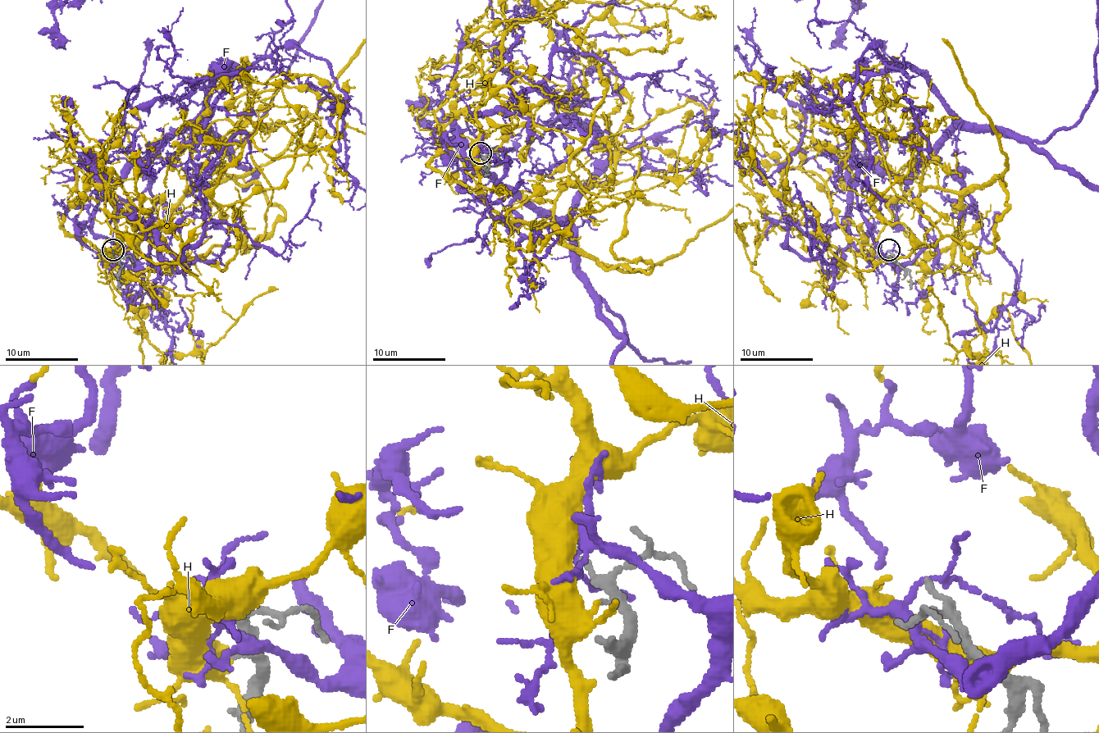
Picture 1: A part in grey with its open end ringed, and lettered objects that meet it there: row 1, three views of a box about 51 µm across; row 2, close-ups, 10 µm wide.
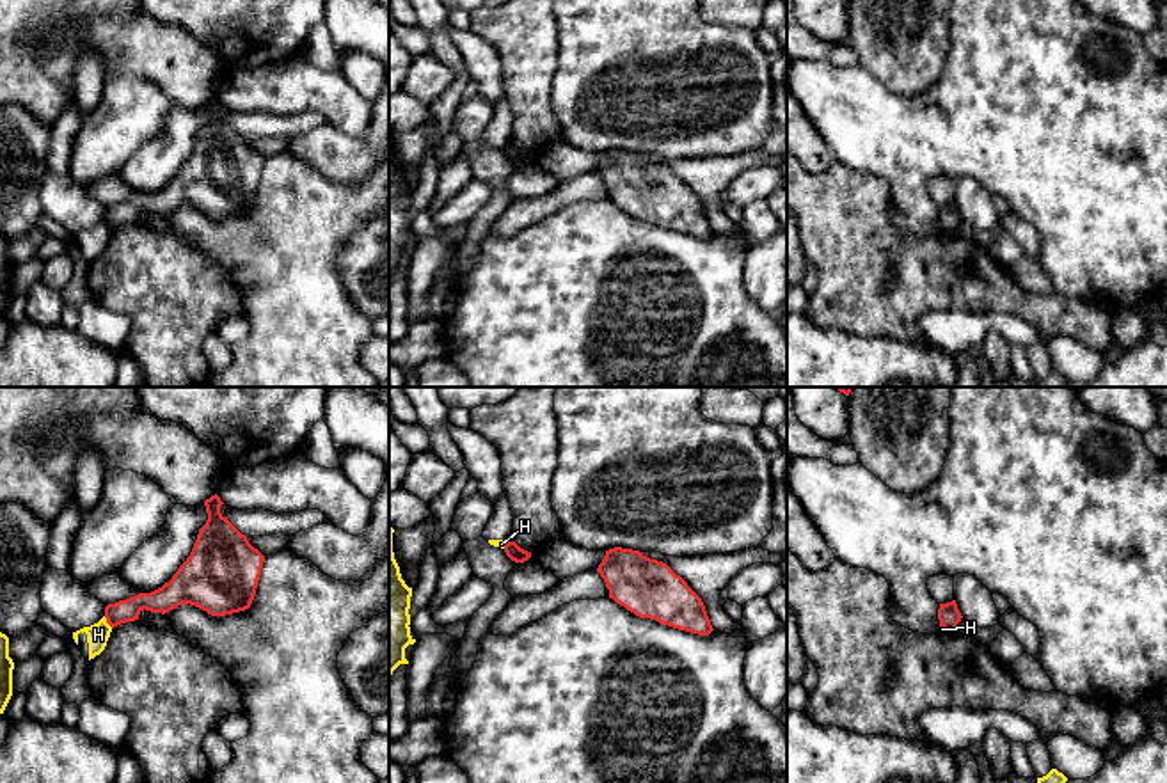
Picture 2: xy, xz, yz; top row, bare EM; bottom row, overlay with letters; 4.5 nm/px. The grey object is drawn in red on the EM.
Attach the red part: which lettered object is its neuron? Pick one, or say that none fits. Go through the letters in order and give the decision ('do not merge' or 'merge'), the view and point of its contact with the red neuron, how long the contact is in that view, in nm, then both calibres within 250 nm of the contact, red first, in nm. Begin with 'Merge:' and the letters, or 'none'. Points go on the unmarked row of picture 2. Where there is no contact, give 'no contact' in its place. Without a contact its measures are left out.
Merge: none
F: do not merge | no contact
H: do not merge | xy (107, 224) | 70 nm | 100/100 nm

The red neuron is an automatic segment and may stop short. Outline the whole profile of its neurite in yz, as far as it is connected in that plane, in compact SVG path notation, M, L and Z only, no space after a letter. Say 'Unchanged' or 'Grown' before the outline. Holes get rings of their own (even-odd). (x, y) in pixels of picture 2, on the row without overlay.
Unchanged. M956 202L947 204L947 206L940 206L940 211L938 211L940 229L952 234L957 229L957 225L961 224L961 220L963 218L957 211Z

